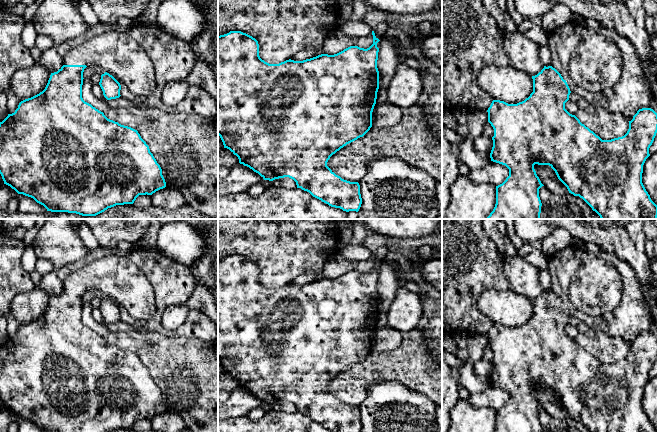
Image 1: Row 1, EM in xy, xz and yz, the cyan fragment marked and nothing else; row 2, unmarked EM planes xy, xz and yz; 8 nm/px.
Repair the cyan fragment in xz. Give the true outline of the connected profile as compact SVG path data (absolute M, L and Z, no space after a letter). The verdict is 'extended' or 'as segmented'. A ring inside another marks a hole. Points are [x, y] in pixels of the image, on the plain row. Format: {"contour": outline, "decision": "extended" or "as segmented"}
{"contour": "M230 255L227 258L218 260L218 359L220 360L224 372L229 373L234 379L236 379L239 383L239 387L243 388L244 390L249 391L254 396L258 397L264 404L273 405L275 403L289 401L293 403L296 406L297 412L301 412L304 415L309 416L313 421L321 424L322 426L328 428L331 431L335 432L360 432L362 428L362 422L360 418L360 409L358 406L350 406L347 404L342 403L340 400L336 399L328 390L327 386L330 383L330 381L335 378L337 375L339 375L341 372L346 370L347 368L357 364L360 361L363 361L372 351L372 336L374 333L374 330L376 328L377 323L377 316L379 313L379 295L377 292L377 284L378 284L378 276L379 272L377 271L377 267L380 265L376 260L374 255L372 255L373 259L373 268L367 272L360 272L358 270L350 270L343 275L334 278L334 279L328 279L328 278L321 278L316 281L306 283L303 285L294 285L294 284L286 284L284 286L281 286L279 288L269 288L262 284L259 280L259 268L258 265L253 262L252 260L243 257L241 255Z", "decision": "as segmented"}

